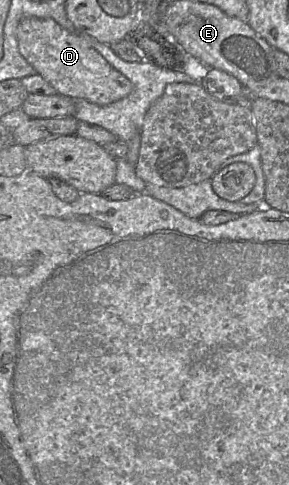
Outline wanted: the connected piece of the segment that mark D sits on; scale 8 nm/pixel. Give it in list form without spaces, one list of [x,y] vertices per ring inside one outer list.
[[[23,18],[16,29],[18,49],[24,59],[52,87],[72,99],[108,105],[128,96],[132,83],[114,69],[80,34],[68,31],[50,18]]]

